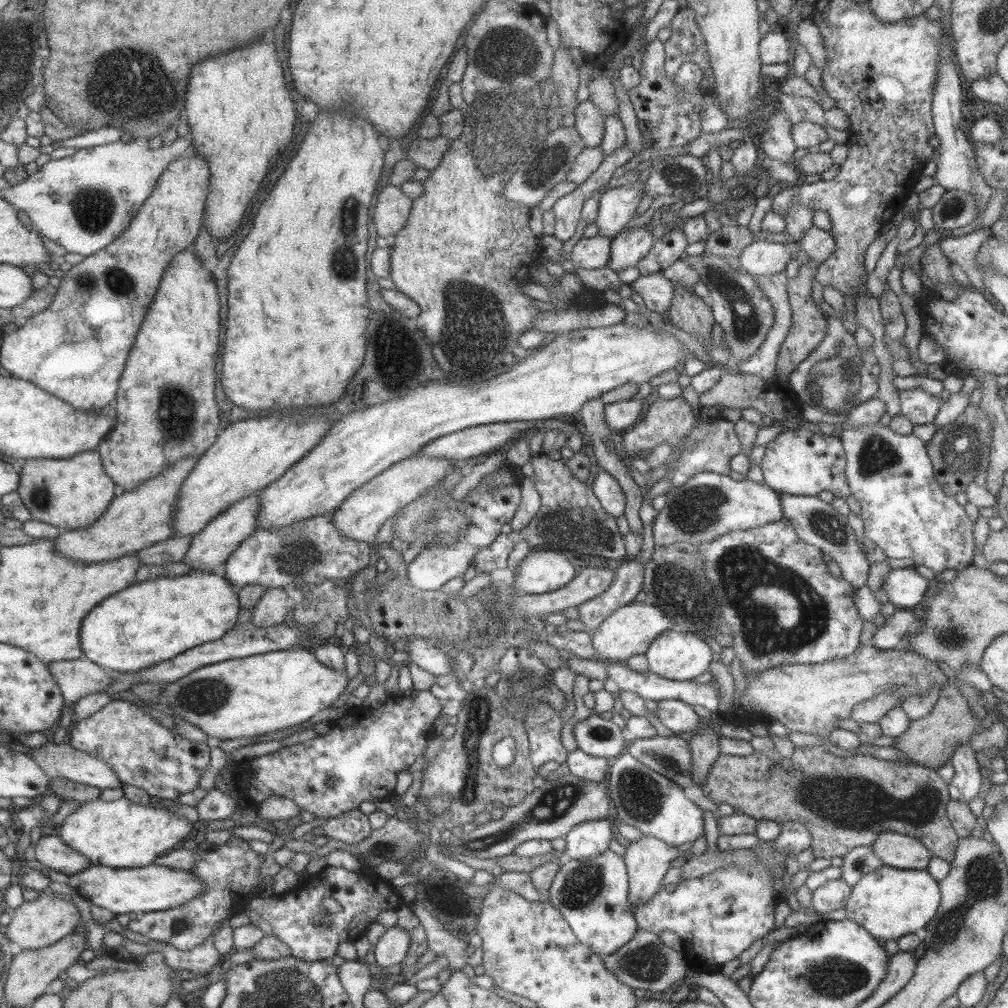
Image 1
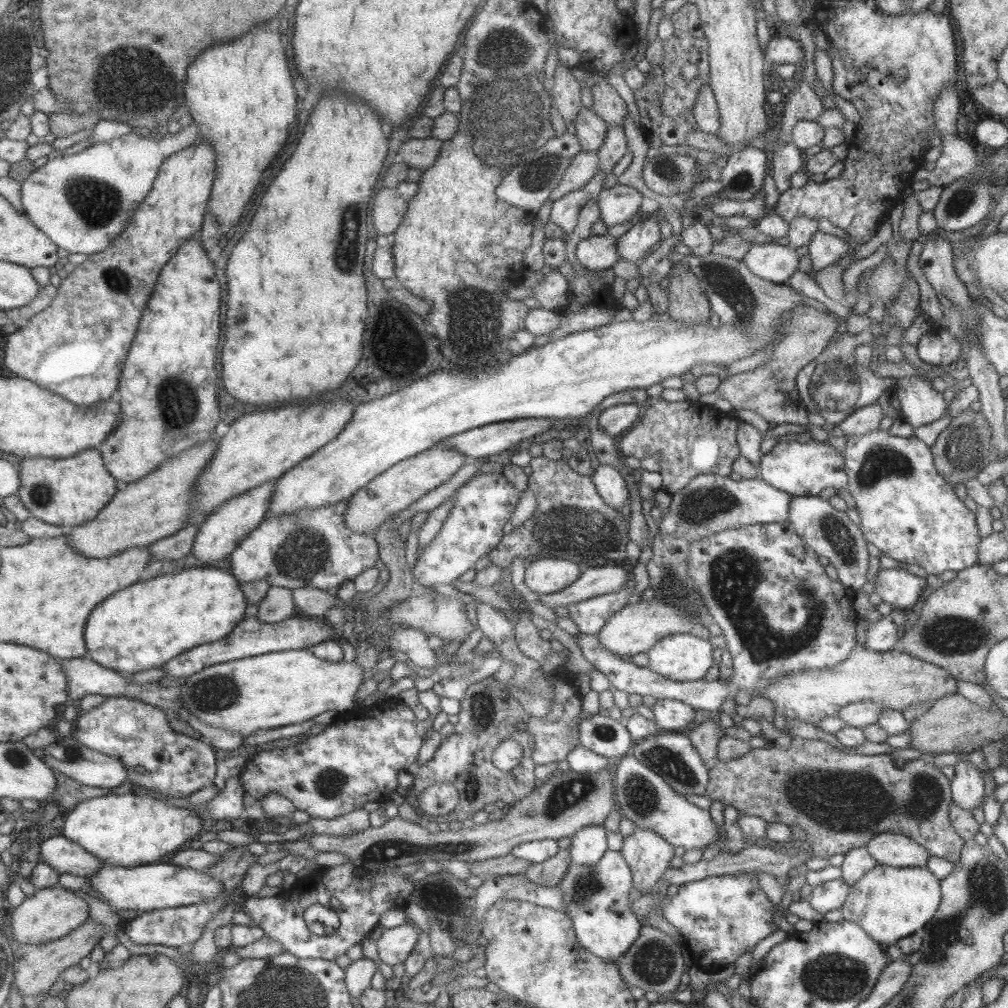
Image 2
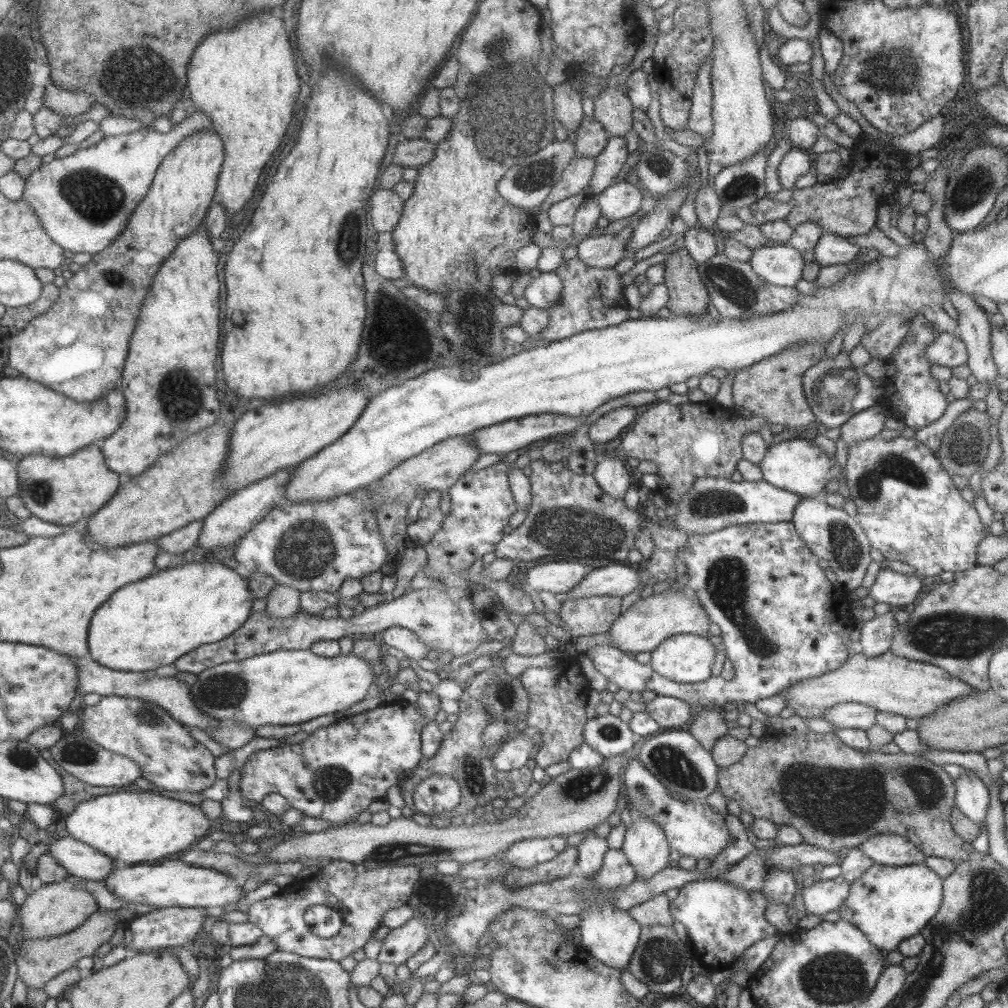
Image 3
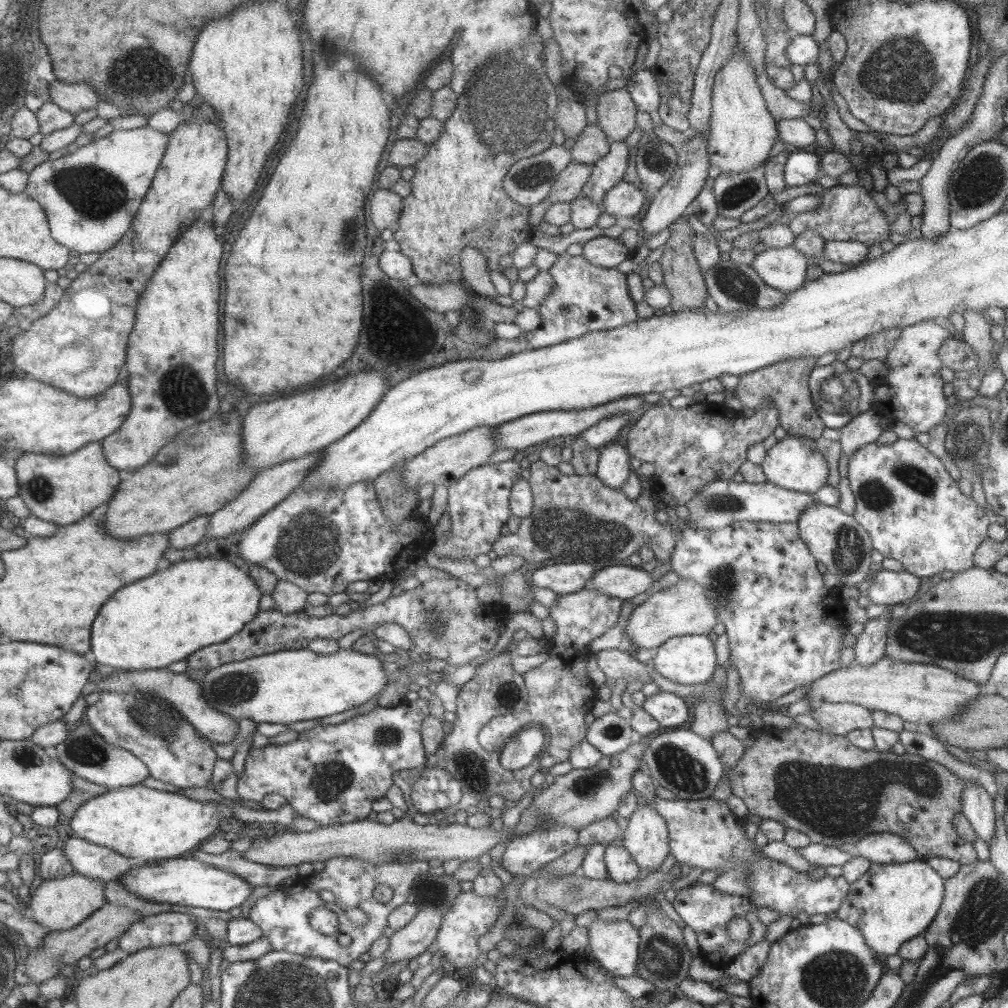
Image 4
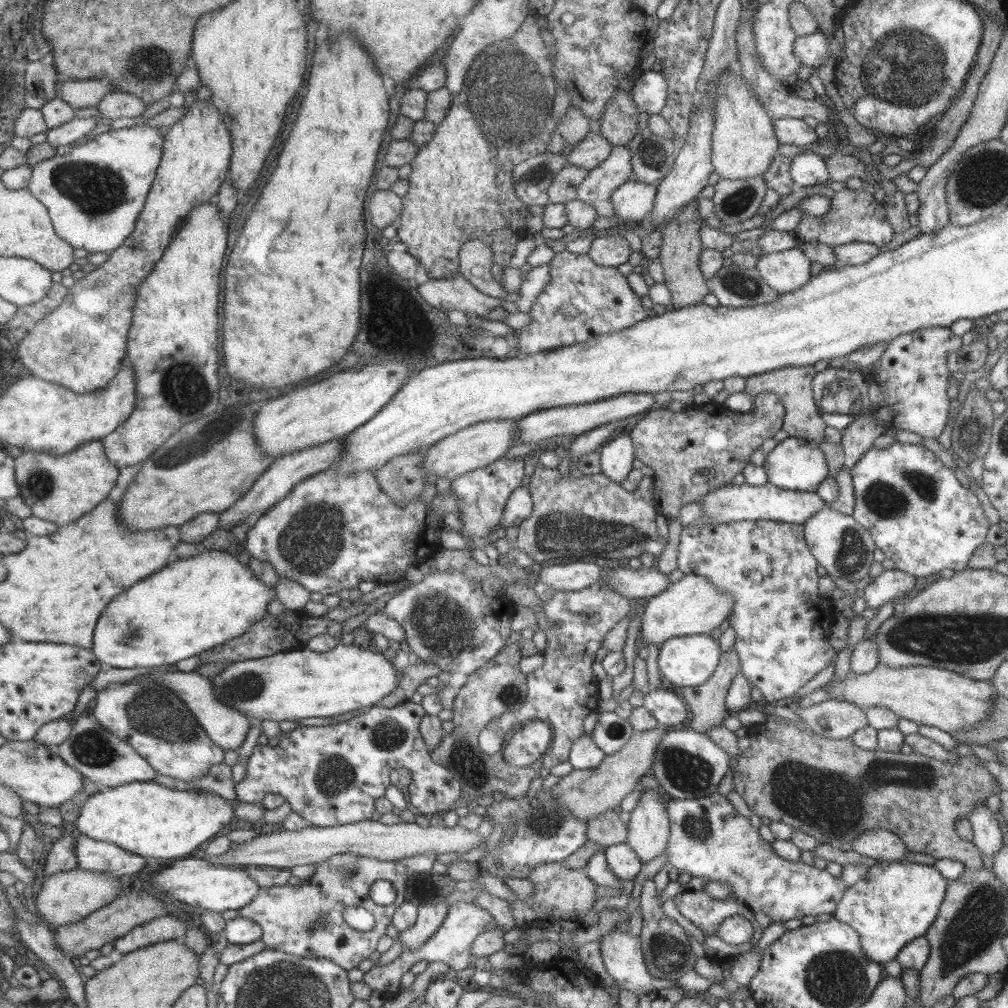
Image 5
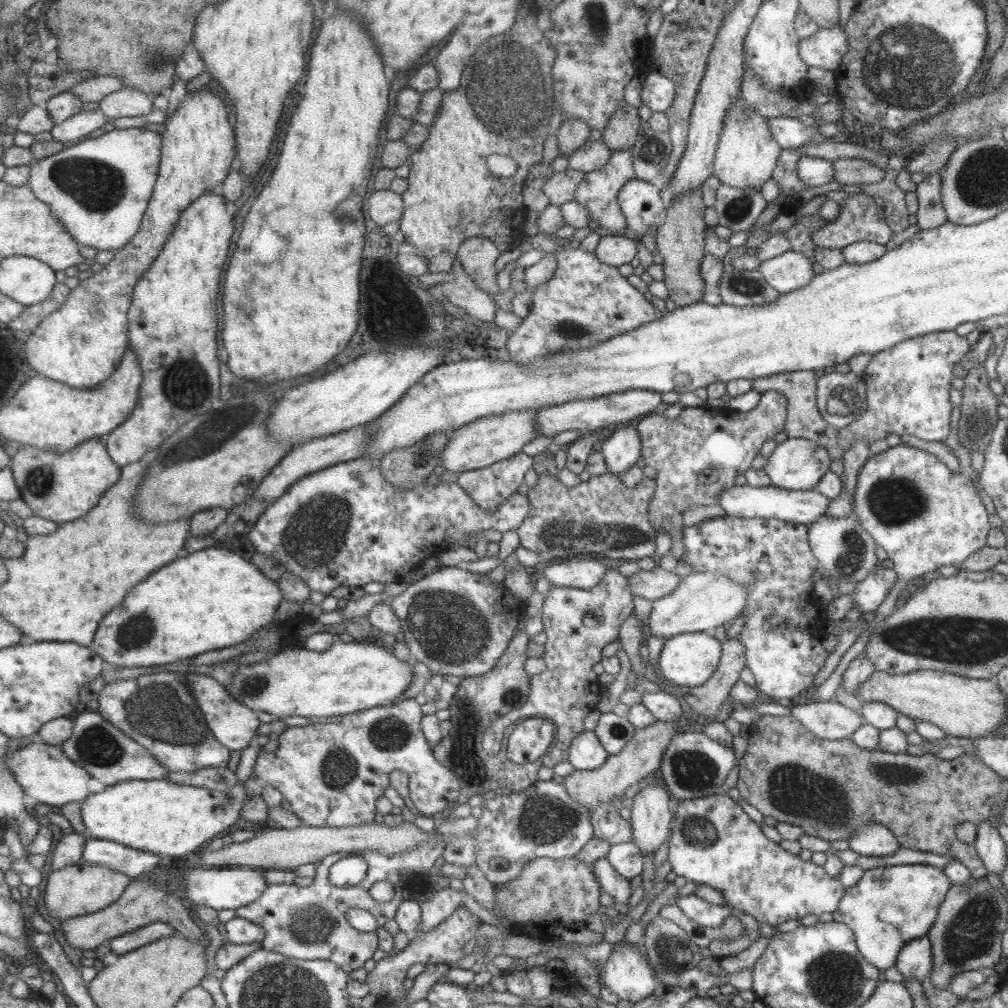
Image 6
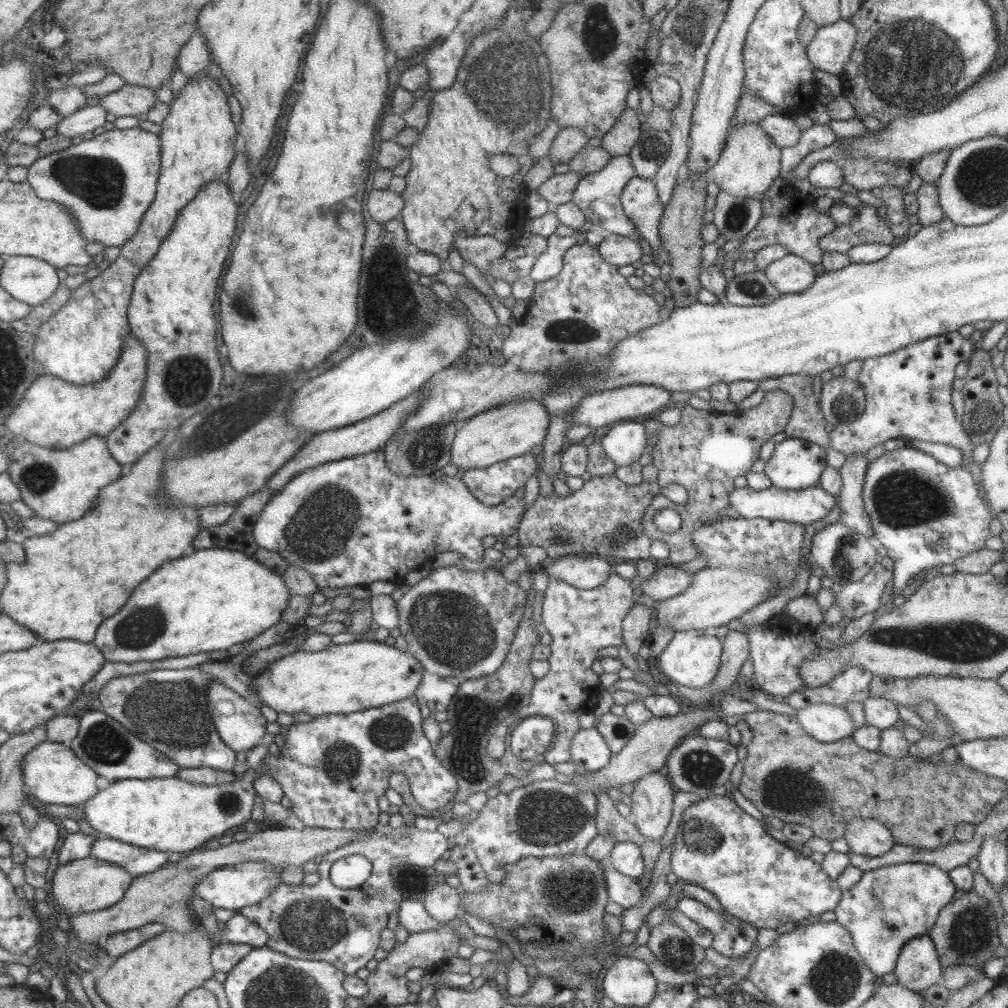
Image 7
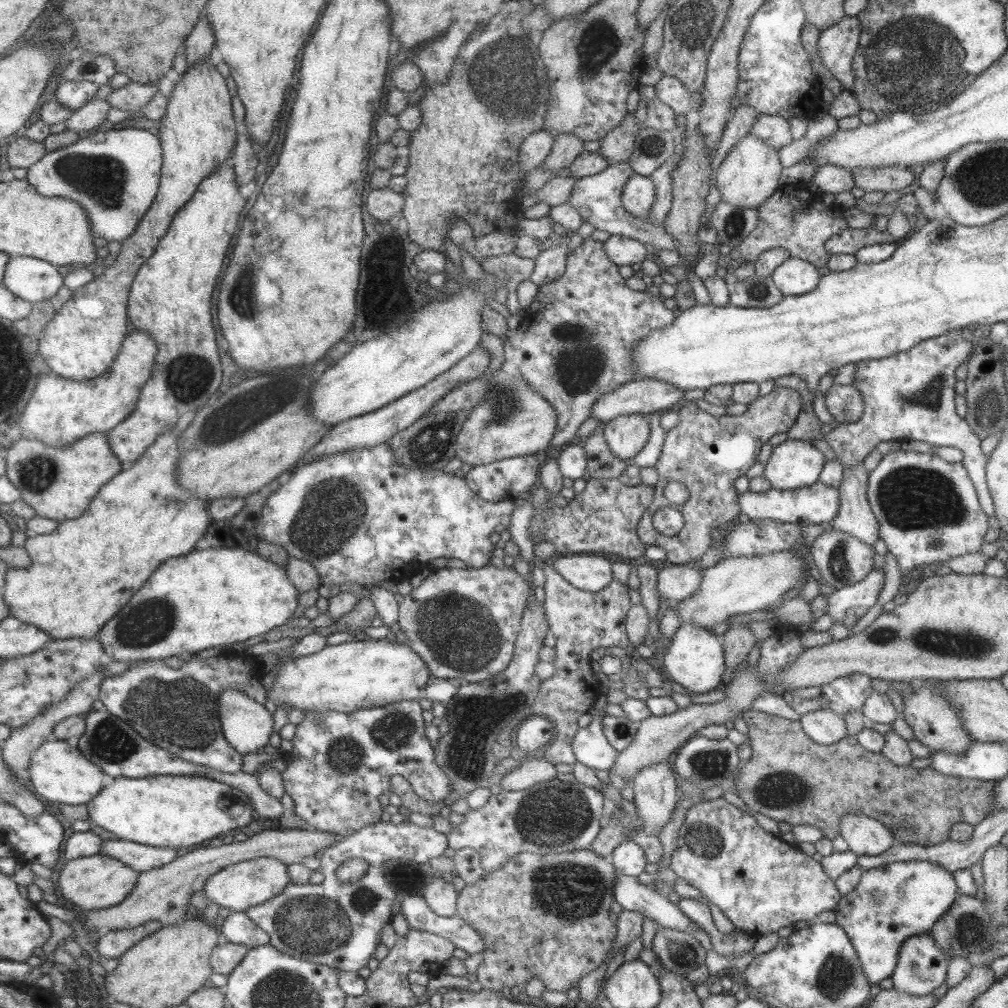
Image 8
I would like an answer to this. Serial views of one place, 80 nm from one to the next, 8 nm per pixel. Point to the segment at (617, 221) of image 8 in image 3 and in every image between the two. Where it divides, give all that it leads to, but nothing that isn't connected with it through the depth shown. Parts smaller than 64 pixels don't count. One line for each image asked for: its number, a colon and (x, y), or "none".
3: (608, 162)
4: (607, 171)
5: (595, 189)
6: (597, 190)
7: (597, 194)

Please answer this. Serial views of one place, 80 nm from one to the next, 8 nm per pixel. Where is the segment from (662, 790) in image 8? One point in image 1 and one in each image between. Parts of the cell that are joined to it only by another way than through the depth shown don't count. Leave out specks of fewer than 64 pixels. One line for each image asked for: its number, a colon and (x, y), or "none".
1: (647, 859)
2: (647, 855)
3: (645, 846)
4: (645, 838)
5: (647, 831)
6: (650, 814)
7: (652, 795)

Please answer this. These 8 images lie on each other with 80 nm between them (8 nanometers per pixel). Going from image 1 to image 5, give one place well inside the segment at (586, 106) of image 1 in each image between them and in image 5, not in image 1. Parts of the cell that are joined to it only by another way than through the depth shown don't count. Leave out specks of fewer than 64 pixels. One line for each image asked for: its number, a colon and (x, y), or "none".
2: (591, 129)
3: (591, 138)
4: (591, 145)
5: (587, 153)

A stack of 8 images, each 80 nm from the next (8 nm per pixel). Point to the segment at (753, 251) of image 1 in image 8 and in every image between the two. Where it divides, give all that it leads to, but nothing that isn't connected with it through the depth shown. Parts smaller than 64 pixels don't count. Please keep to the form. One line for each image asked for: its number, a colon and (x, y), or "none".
2: (773, 262)
3: (780, 265)
4: (783, 269)
5: (785, 271)
6: (790, 270)
7: (789, 274)
8: (793, 276)

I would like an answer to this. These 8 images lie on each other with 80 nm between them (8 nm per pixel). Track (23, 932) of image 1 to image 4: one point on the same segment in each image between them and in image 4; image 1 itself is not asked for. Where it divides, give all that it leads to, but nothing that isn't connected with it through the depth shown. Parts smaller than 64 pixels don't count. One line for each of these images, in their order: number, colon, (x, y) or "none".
2: (51, 913)
3: (54, 909)
4: (62, 903)

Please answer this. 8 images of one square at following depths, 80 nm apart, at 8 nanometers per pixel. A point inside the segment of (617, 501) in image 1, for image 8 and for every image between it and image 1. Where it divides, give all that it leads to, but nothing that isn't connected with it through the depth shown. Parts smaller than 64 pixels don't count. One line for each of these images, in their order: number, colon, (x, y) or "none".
2: (610, 487)
3: (613, 478)
4: (613, 468)
5: (616, 456)
6: (620, 450)
7: (624, 443)
8: (625, 436)

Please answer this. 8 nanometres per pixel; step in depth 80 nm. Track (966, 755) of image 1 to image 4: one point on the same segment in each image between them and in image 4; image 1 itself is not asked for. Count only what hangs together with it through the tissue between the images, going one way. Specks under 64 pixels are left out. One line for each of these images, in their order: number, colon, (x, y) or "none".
2: (966, 787)
3: (971, 797)
4: (976, 805)

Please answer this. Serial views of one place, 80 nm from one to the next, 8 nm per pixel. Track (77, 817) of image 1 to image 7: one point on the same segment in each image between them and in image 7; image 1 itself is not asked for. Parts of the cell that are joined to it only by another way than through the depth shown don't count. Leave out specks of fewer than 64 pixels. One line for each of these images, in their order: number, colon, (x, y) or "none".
2: (128, 830)
3: (135, 827)
4: (145, 824)
5: (147, 818)
6: (160, 816)
7: (167, 814)

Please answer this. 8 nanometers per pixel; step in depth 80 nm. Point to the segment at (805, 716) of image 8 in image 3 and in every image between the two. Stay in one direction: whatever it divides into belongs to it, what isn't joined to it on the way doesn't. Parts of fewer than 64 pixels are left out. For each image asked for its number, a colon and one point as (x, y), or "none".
3: (845, 715)
4: (836, 718)
5: (835, 719)
6: (830, 720)
7: (824, 722)

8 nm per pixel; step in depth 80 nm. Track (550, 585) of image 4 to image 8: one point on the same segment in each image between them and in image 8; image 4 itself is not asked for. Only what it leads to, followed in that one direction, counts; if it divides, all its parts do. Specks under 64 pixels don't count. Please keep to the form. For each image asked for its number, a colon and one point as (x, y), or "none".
5: (568, 577)
6: (583, 574)
7: (584, 573)
8: (588, 572)

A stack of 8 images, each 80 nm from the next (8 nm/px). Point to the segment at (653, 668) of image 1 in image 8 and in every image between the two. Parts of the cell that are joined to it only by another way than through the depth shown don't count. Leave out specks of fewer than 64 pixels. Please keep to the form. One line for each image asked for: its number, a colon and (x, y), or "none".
2: (679, 657)
3: (681, 658)
4: (688, 660)
5: (688, 661)
6: (688, 659)
7: (691, 658)
8: (694, 658)

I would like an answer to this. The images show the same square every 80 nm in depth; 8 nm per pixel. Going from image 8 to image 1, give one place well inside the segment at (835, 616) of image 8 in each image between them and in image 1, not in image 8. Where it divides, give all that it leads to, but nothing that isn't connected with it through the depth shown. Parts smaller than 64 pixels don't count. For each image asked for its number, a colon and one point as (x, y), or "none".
1: (904, 587)
2: (897, 587)
3: (896, 589)
4: (889, 588)
5: (893, 584)
6: (869, 592)
7: (861, 597)

